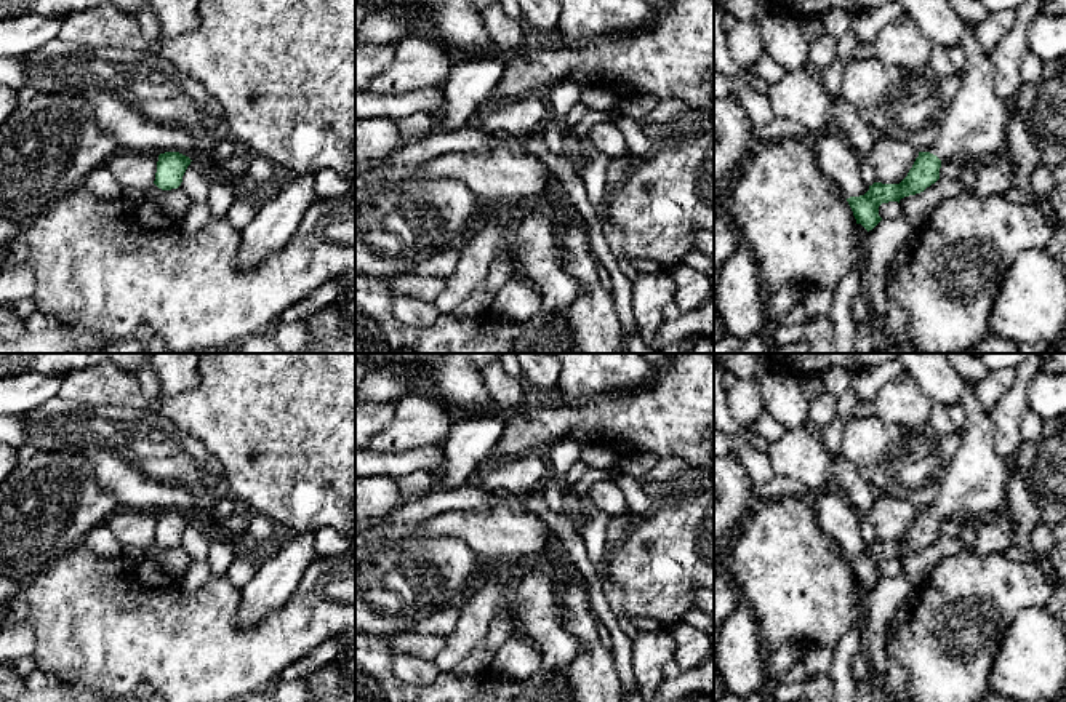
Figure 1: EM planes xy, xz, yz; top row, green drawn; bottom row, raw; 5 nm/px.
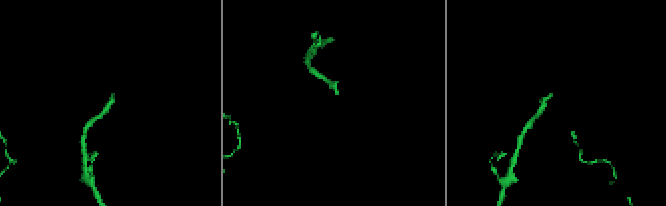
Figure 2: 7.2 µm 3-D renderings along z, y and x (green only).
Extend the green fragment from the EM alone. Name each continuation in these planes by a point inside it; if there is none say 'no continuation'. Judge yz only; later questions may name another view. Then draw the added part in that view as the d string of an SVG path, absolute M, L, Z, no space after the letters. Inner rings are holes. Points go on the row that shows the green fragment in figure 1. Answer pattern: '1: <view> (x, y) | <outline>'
1: yz (975, 127) | M964 22L965 32L959 45L967 61L957 72L959 88L930 154L941 162L952 158L1005 162L1012 109L994 90L994 64L976 40L976 26Z

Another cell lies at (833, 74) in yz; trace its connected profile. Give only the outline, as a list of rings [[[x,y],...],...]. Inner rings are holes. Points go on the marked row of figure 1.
[[[834,58],[834,61],[820,72],[823,78],[823,85],[832,99],[842,94],[844,70],[845,70],[845,64]]]

